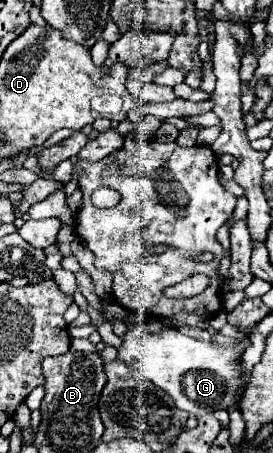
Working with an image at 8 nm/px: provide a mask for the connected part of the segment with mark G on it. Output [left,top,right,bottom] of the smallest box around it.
[117,325,249,415]

